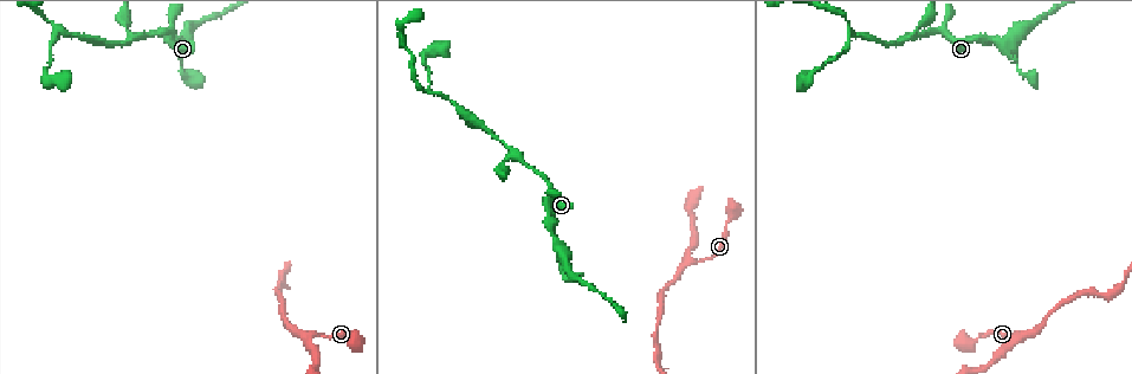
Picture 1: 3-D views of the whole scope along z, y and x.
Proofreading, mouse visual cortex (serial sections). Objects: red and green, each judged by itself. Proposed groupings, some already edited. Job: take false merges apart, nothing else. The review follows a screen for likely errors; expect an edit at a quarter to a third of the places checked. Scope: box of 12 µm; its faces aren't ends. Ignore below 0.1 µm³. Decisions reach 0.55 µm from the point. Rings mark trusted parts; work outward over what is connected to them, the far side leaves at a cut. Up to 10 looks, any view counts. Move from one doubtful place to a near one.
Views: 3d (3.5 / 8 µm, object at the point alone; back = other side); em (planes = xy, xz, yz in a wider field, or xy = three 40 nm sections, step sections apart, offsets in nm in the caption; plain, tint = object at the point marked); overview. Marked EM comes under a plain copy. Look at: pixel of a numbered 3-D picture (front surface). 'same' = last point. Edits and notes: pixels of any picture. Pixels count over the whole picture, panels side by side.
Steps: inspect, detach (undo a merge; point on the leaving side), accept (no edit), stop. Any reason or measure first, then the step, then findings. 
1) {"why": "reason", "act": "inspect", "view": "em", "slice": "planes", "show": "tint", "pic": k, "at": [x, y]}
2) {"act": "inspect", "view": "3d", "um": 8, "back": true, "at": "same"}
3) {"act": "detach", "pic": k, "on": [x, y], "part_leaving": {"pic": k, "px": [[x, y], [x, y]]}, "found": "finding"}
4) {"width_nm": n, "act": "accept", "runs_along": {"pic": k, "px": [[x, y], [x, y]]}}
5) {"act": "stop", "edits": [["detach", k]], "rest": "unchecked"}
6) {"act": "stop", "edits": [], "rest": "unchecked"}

{"why": "narrows sharply", "act": "inspect", "view": "3d", "um": 8, "pic": 1, "at": [1017, 64]}

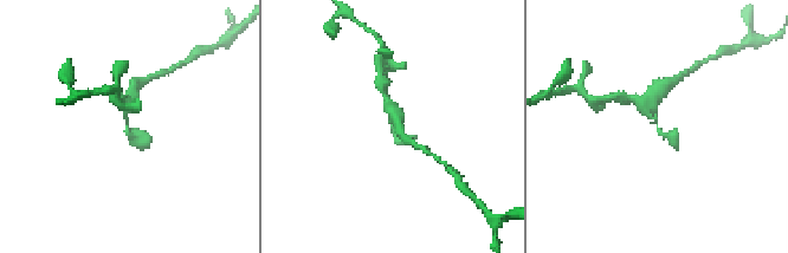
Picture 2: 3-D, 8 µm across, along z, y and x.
{"act": "inspect", "view": "3d", "um": 3.5, "pic": 2, "at": [128, 127]}

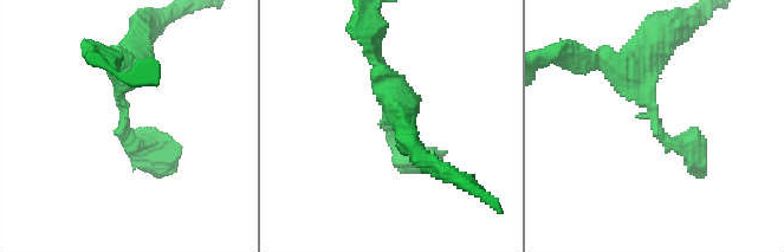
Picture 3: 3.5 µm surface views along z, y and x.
{"act": "accept", "runs_along": {"pic": 3, "px": [[120, 65], [130, 144], [170, 155]]}, "found": "all the same cell"}

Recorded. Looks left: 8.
{"why": "abrupt turn", "act": "inspect", "view": "3d", "um": 3.5, "pic": 1, "at": [913, 37]}

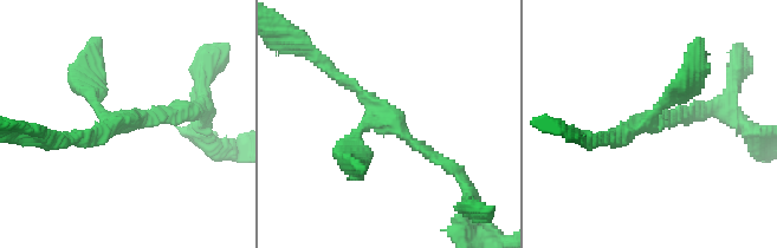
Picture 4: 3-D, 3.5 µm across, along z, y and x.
{"arms": 3, "arm_widths_nm": [150, 150, 200], "act": "inspect", "view": "em", "slice": "planes", "show": "tint", "pic": 4, "at": [383, 117]}

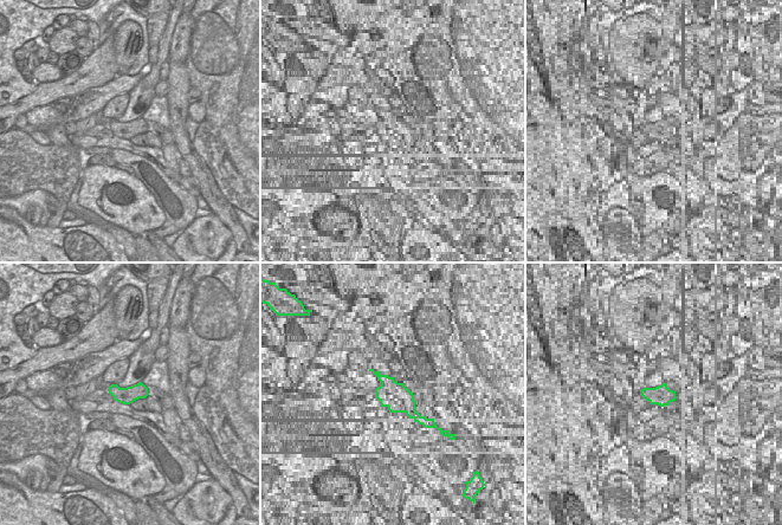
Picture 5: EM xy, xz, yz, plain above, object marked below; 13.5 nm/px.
{"act": "accept", "found": "one cell here"}

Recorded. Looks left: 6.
{"why": "two arms in line, one across", "act": "inspect", "view": "3d", "um": 8, "pic": 1, "at": [63, 32]}

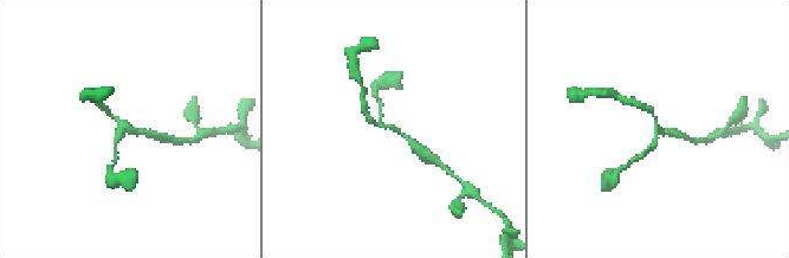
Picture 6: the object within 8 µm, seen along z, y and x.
{"act": "inspect", "view": "3d", "um": 3.5, "pic": 6, "at": [128, 125]}

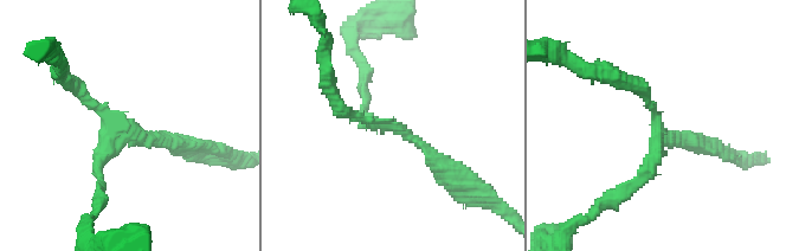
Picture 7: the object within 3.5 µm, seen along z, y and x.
{"arms": 3, "arm_widths_nm": [150, 150, 200], "why": "now the EM", "act": "inspect", "view": "em", "slice": "xy", "step": 5, "show": "tint", "pic": 7, "at": [395, 125]}

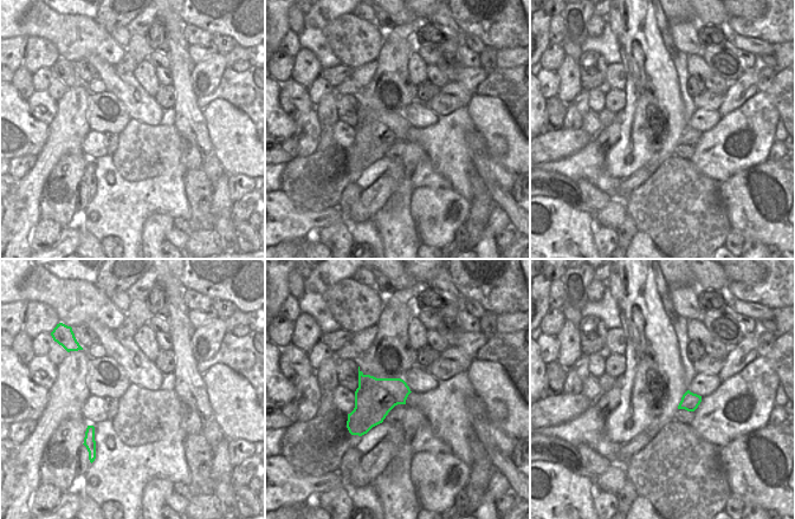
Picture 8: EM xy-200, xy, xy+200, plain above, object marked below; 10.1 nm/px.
{"act": "accept", "found": "continuous, no second cell"}

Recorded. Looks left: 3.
{"why": "abrupt turn", "act": "inspect", "view": "3d", "um": 3.5, "pic": 1, "at": [690, 261]}

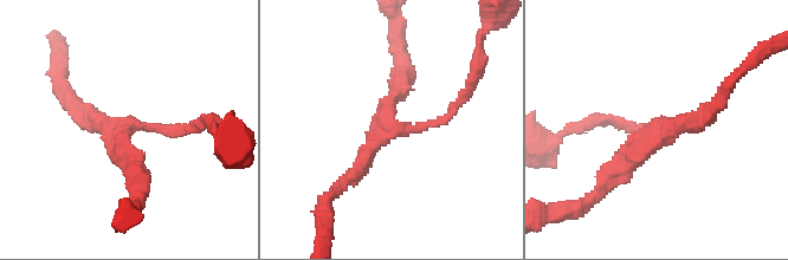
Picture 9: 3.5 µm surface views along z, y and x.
{"arms": 3, "arm_widths_nm": [150, 200, 200], "act": "inspect", "view": "em", "slice": "xy", "step": 3, "show": "tint", "pic": 9, "at": [656, 125]}

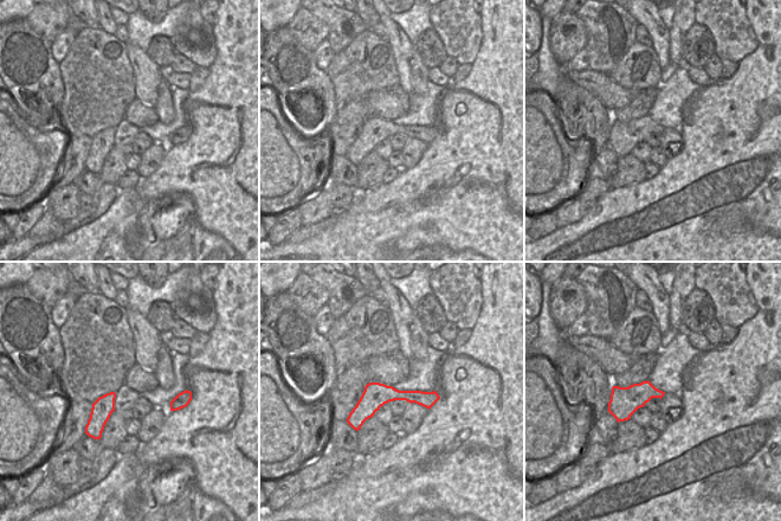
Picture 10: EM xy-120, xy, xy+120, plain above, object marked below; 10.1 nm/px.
{"act": "accept", "runs_along": {"pic": 9, "px": [[459, 102], [427, 127], [391, 129], [343, 184]]}, "found": "continuous, no second cell"}

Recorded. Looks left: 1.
{"act": "stop", "edits": [], "rest": "unchecked"}

